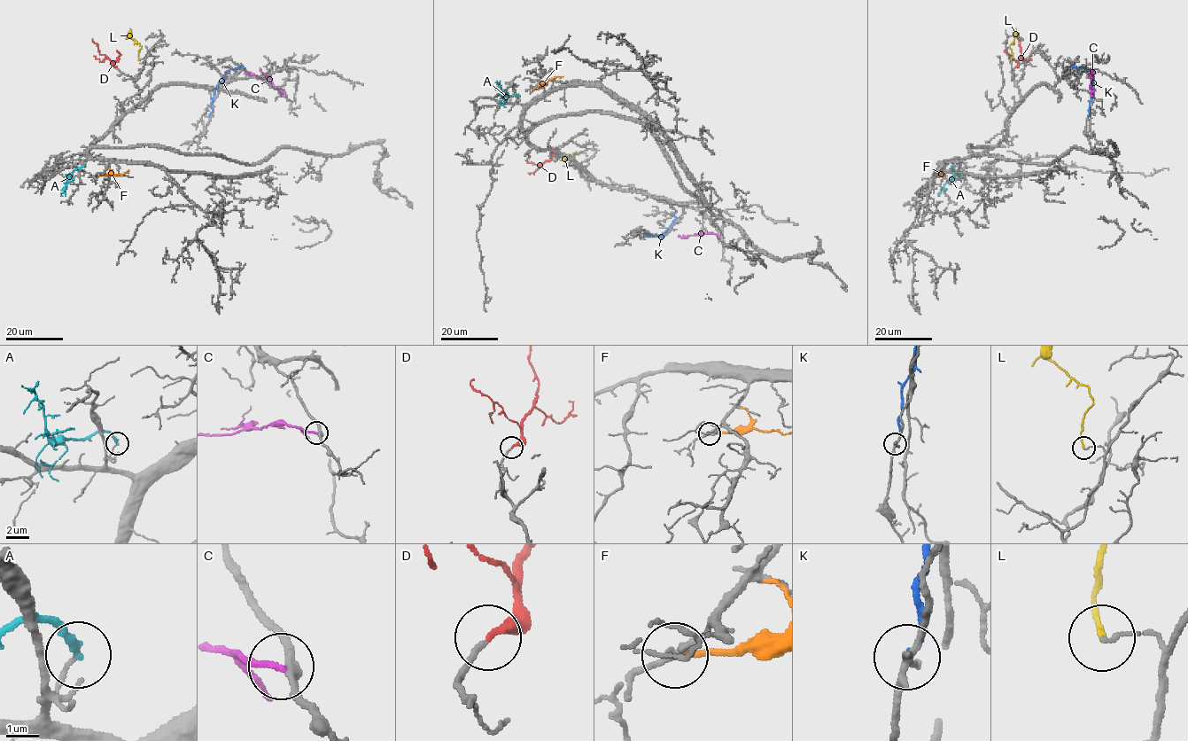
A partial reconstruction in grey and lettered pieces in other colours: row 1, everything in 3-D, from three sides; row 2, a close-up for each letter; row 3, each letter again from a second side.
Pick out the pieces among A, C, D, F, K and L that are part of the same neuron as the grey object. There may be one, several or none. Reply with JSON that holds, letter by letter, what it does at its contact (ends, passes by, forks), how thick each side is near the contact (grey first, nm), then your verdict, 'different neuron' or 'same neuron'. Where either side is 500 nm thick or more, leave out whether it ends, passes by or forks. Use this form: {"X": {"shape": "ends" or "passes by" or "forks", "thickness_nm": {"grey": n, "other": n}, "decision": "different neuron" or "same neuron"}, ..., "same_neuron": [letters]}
{"A": {"shape": "ends", "thickness_nm": {"grey": 100, "other": 240}, "decision": "different neuron"}, "C": {"shape": "ends", "thickness_nm": {"grey": 280, "other": 170}, "decision": "different neuron"}, "D": {"shape": "ends", "thickness_nm": {"grey": 170, "other": 240}, "decision": "same neuron"}, "F": {"shape": "ends", "thickness_nm": {"grey": 180, "other": 240}, "decision": "different neuron"}, "K": {"shape": "ends", "thickness_nm": {"grey": 180, "other": 170}, "decision": "different neuron"}, "L": {"shape": "ends", "thickness_nm": {"grey": 110, "other": 160}, "decision": "different neuron"}, "same_neuron": ["D"]}

